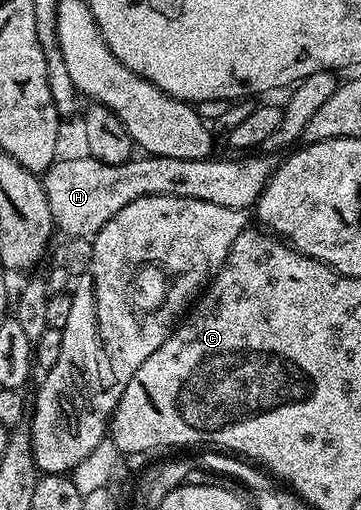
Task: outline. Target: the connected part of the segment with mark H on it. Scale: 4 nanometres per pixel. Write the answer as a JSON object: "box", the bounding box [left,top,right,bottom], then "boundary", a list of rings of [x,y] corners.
{"box":[43,154,279,238],"boundary":[[[141,154],[129,159],[126,164],[104,164],[94,156],[80,155],[70,160],[54,160],[43,176],[56,231],[66,232],[65,236],[69,238],[96,236],[100,228],[107,226],[107,222],[123,210],[123,206],[144,196],[195,198],[215,202],[215,206],[252,209],[279,163],[278,157],[273,154],[249,154],[246,160],[188,160]]]}

